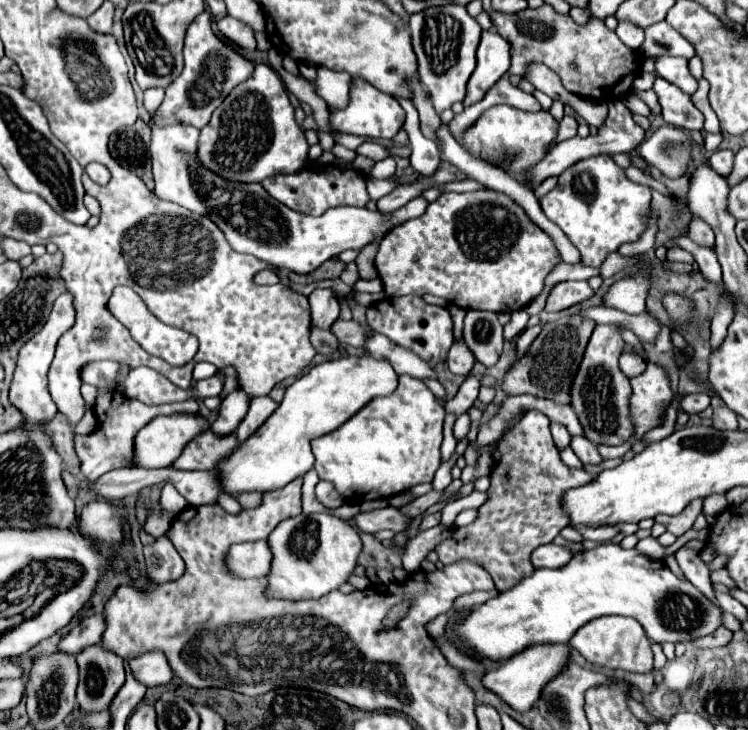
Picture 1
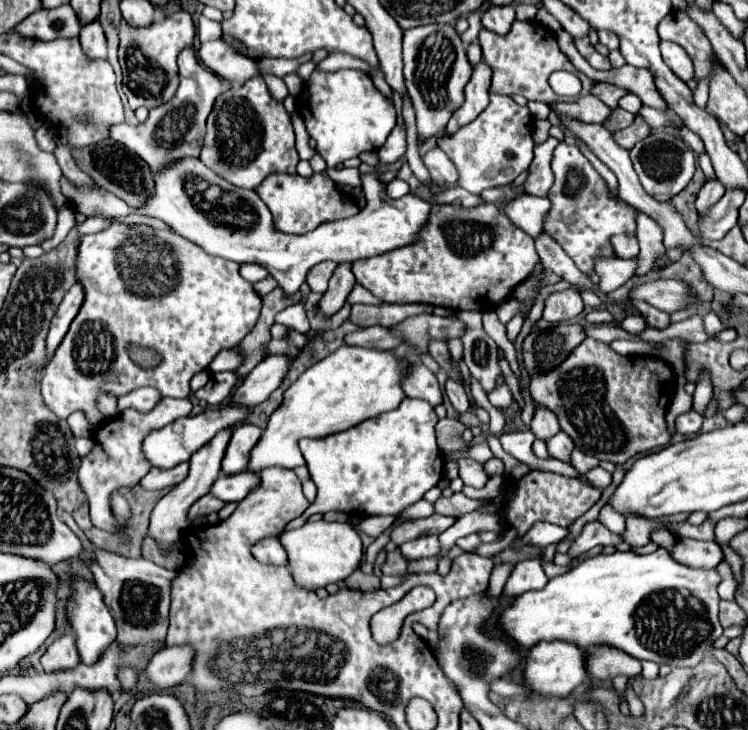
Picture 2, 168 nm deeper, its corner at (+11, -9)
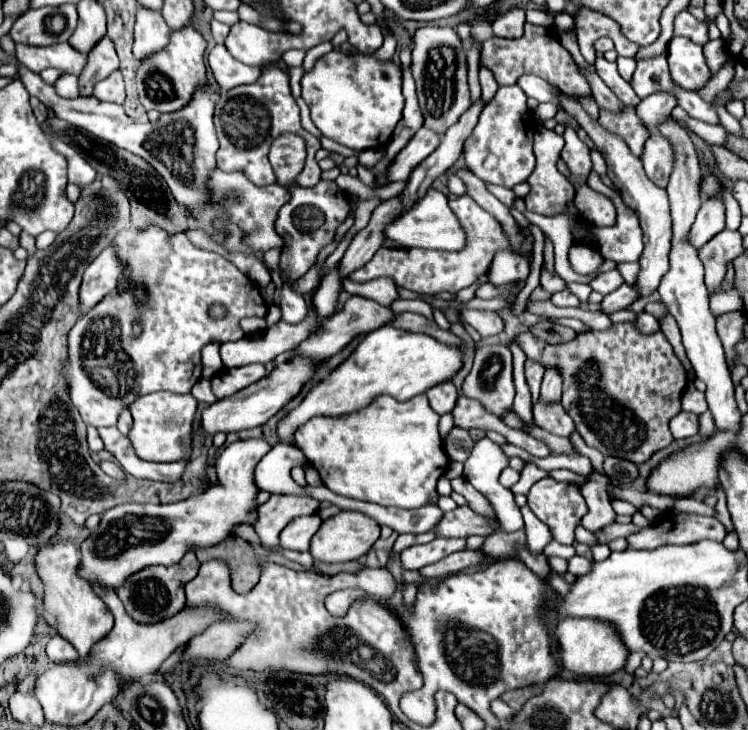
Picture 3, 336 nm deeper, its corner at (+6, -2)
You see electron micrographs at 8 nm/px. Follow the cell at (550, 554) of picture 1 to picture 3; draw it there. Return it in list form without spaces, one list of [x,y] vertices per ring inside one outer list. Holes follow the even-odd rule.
[[[594,472],[588,478],[590,480],[582,486],[586,504],[588,504],[588,514],[582,518],[582,522],[586,522],[586,530],[598,532],[604,526],[612,524],[616,514],[610,506],[610,498],[608,498],[608,492],[606,492],[608,478],[600,472]]]

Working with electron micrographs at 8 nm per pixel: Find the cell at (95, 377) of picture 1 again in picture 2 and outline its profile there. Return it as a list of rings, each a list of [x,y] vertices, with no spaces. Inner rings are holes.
[[[101,395],[99,397],[99,411],[107,417],[107,419],[113,419],[117,413],[119,413],[119,409],[117,409],[117,399],[115,397],[111,397],[111,395]]]

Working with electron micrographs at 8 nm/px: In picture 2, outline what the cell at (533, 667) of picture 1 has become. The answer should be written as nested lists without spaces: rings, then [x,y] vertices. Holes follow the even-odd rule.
[[[541,641],[535,645],[527,657],[525,665],[525,681],[531,687],[533,693],[539,697],[569,697],[571,691],[575,691],[581,683],[589,679],[587,673],[587,649],[581,649],[577,645],[569,645],[567,641]]]

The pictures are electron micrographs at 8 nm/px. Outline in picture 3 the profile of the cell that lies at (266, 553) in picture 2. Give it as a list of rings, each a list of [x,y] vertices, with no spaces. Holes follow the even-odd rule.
[[[318,514],[290,520],[280,532],[280,546],[296,552],[306,552],[310,548],[310,538],[314,536],[314,530],[318,530],[320,524],[322,524],[322,518]]]

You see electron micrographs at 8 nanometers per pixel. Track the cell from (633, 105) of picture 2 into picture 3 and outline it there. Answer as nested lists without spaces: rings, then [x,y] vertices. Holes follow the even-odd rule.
[[[598,56],[594,62],[598,76],[604,80],[608,88],[626,104],[626,106],[636,106],[640,98],[630,90],[630,84],[620,76],[615,62],[609,62],[603,56]]]

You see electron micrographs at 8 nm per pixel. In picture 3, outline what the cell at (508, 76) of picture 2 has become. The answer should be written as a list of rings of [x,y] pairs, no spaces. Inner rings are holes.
[[[530,22],[524,24],[524,34],[520,38],[498,38],[492,36],[482,42],[482,58],[480,62],[488,66],[494,74],[498,86],[512,86],[524,74],[534,74],[548,80],[552,86],[558,86],[564,94],[582,94],[590,96],[590,84],[586,76],[580,72],[572,54],[560,44],[556,32],[546,26],[534,26]]]

